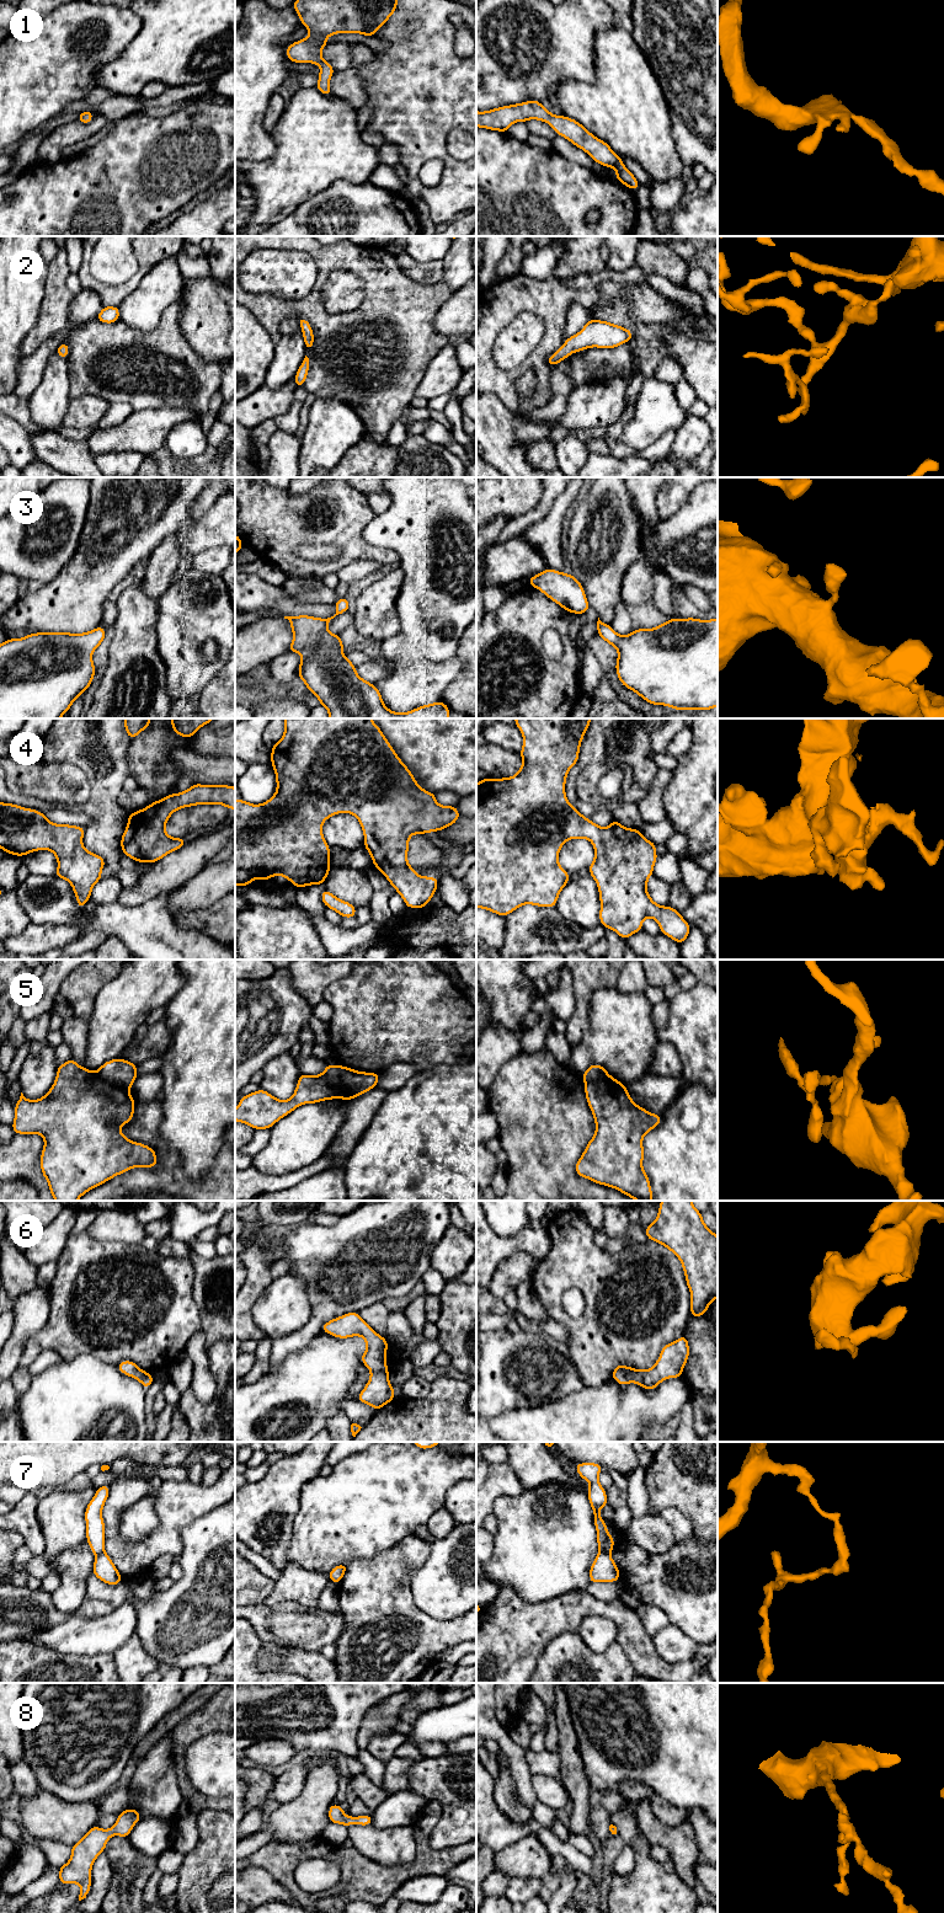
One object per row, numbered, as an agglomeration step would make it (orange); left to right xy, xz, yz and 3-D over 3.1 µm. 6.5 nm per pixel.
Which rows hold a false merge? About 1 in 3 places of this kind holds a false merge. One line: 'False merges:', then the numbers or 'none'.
False merges: 5, 7

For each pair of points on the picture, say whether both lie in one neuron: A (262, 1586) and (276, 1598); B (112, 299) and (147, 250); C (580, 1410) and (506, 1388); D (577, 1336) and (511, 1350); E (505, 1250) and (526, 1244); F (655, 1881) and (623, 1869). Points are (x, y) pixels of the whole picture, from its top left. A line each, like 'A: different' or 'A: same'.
A: different
B: same
C: different
D: different
E: same
F: different

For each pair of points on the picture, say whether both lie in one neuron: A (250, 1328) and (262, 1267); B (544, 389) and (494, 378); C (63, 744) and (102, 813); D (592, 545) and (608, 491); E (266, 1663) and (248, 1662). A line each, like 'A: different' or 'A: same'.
A: same
B: same
C: same
D: same
E: different

